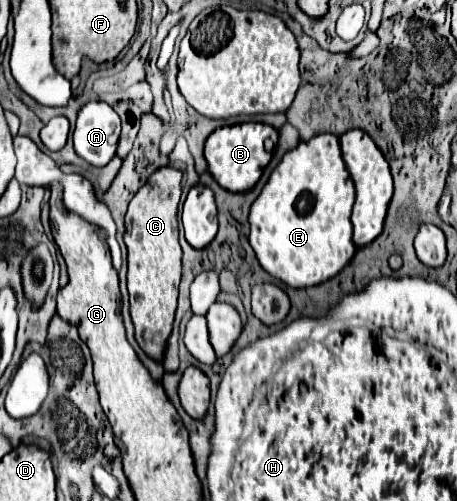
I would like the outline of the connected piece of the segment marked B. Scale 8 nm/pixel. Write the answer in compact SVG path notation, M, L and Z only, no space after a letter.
M243 123L233 127L221 127L213 131L213 135L209 135L209 139L205 141L205 159L209 163L209 173L223 189L243 193L245 183L249 183L251 189L259 181L263 169L271 161L275 145L277 145L277 131L271 125Z

